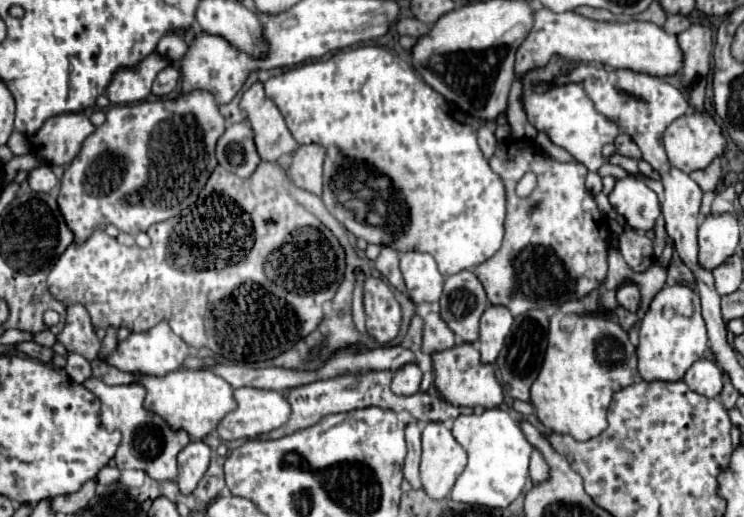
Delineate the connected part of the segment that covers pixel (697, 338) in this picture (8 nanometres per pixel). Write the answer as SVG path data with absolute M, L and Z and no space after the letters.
M665 285L651 301L645 317L639 321L639 373L645 381L679 381L687 369L705 355L709 337L701 317L697 291L689 285Z

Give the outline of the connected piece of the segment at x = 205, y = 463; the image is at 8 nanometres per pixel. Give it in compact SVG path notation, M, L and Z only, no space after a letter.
M191 441L177 457L179 483L181 491L189 495L201 477L205 475L211 459L211 447L205 441Z

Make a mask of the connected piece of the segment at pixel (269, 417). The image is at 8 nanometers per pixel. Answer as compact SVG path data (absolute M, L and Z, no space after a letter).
M241 387L235 391L235 399L237 399L237 409L227 413L225 419L217 427L217 433L223 441L253 439L261 433L269 433L269 431L285 425L289 415L291 415L291 405L289 405L287 395L283 391L265 391L265 389Z

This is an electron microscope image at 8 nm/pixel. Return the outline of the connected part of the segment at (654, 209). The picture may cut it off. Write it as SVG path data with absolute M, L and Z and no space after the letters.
M625 177L615 183L609 203L621 217L625 217L629 227L639 231L651 231L661 215L657 195L643 181L633 177Z

